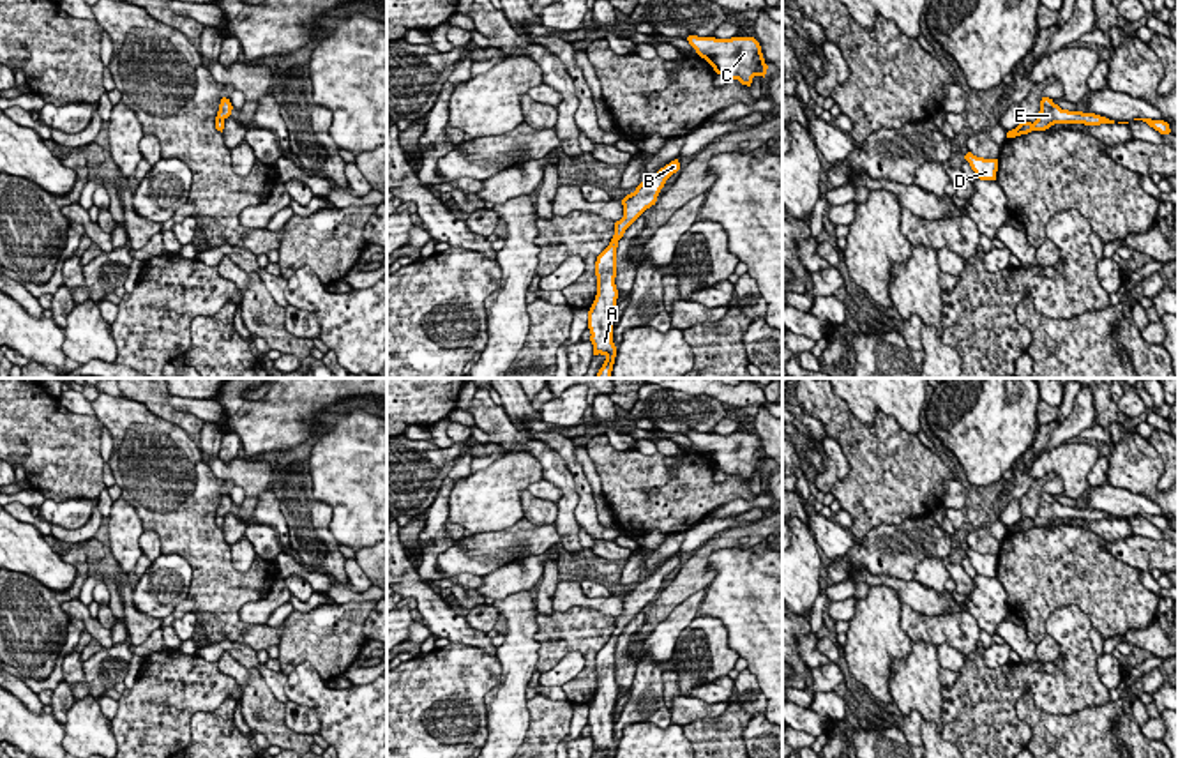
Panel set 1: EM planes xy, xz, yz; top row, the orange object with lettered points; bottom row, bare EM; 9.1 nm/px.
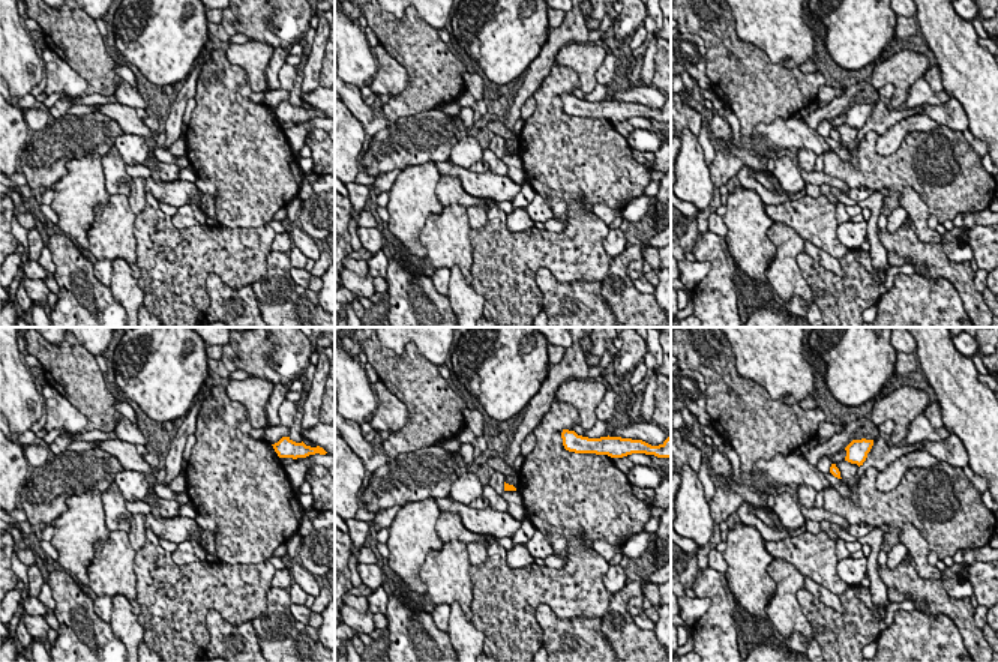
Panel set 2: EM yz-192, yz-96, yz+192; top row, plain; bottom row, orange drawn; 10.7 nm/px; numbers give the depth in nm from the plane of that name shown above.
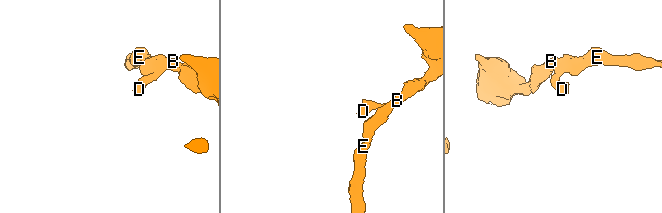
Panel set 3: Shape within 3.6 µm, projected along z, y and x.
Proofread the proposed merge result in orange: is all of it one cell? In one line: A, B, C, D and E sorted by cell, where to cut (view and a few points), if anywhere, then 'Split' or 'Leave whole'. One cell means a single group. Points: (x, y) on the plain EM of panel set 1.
Groups: A B C D E. No split. Leave whole

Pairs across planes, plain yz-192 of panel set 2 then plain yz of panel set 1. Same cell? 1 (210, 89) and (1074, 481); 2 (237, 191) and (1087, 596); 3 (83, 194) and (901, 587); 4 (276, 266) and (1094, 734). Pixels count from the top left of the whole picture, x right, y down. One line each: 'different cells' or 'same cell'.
1: different cells
2: same cell
3: different cells
4: different cells

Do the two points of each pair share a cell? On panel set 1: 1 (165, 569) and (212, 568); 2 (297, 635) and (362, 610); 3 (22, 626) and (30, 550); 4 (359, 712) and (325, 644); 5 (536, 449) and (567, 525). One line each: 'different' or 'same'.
1: different
2: same
3: different
4: different
5: same

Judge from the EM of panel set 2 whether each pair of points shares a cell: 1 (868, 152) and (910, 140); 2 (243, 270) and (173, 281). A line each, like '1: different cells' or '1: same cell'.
1: same cell
2: same cell

